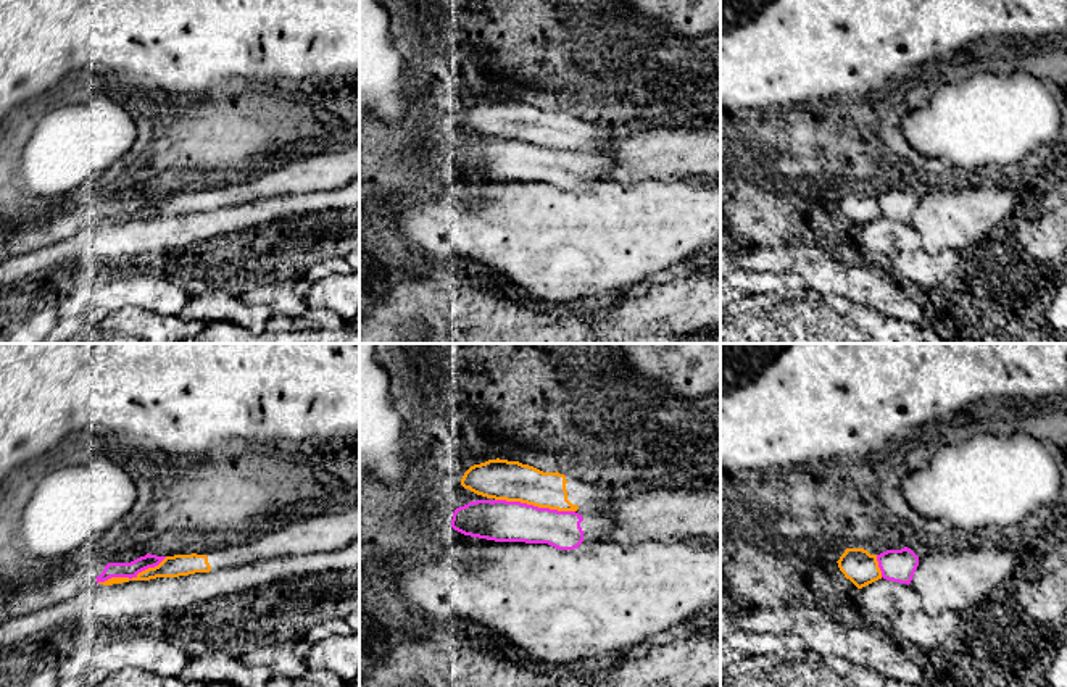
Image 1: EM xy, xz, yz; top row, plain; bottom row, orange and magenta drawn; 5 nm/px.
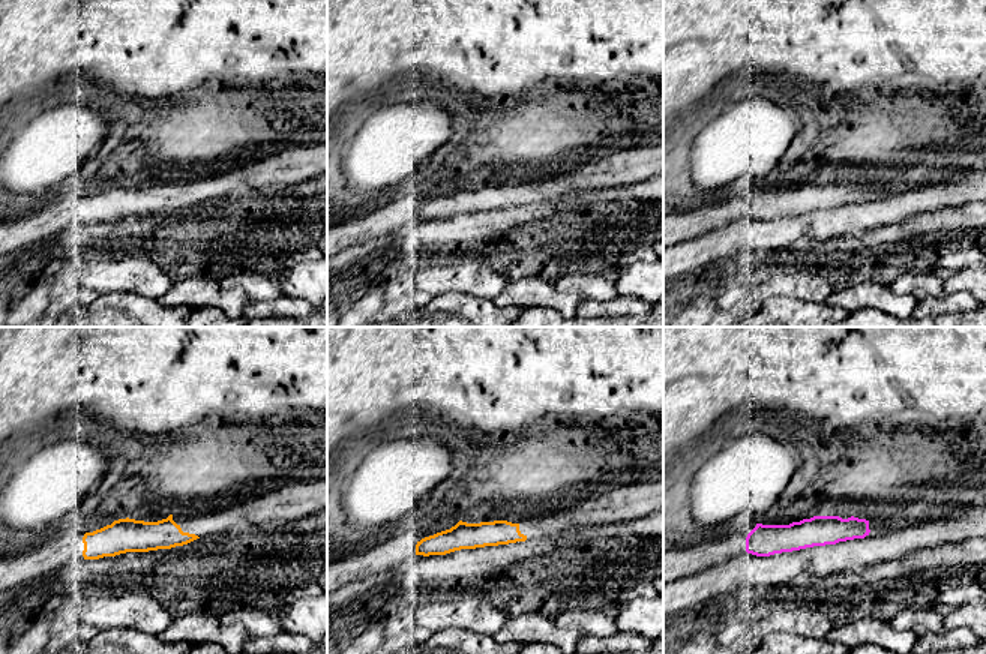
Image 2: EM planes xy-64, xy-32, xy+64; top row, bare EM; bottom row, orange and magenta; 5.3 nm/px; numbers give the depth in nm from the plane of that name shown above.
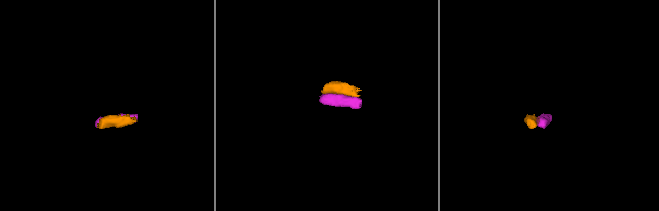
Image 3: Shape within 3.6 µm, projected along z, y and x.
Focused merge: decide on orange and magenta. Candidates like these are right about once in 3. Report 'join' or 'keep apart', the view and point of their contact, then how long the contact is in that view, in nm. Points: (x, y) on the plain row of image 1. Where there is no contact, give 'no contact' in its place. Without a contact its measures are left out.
keep apart; contact xz (535, 144); length 400 nm

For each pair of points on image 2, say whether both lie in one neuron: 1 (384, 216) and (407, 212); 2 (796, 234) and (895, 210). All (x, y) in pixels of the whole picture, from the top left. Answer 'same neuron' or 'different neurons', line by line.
1: same neuron
2: same neuron

